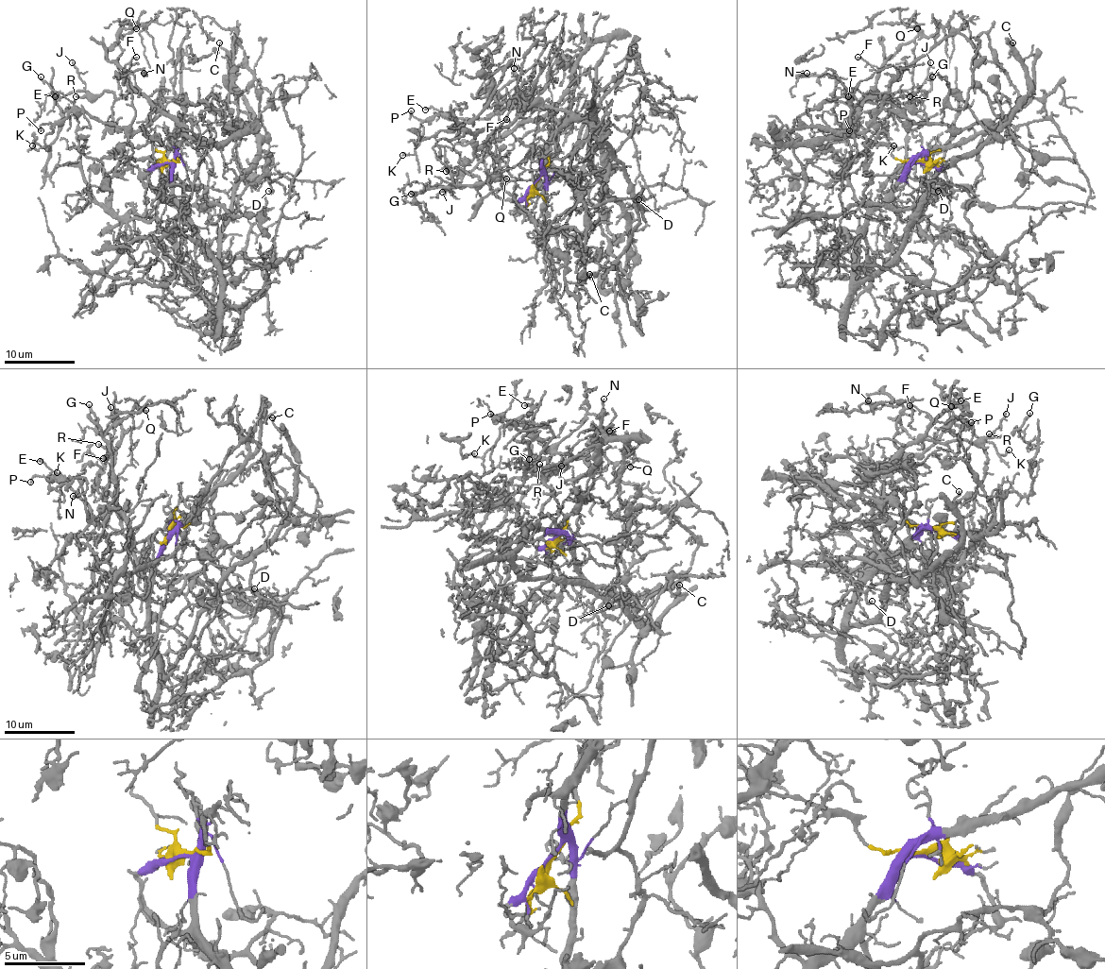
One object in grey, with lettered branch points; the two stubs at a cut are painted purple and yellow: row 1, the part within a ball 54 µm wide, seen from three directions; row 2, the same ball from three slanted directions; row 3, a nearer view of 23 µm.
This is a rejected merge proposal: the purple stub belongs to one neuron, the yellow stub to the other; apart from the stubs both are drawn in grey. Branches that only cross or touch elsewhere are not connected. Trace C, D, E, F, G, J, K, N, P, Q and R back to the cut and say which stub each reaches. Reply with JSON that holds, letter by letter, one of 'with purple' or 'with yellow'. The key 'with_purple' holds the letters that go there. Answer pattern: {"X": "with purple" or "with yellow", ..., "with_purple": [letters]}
{"C": "with purple", "D": "with purple", "E": "with yellow", "F": "with yellow", "G": "with yellow", "J": "with yellow", "K": "with yellow", "N": "with yellow", "P": "with yellow", "Q": "with yellow", "R": "with yellow", "with_purple": ["C", "D"]}

